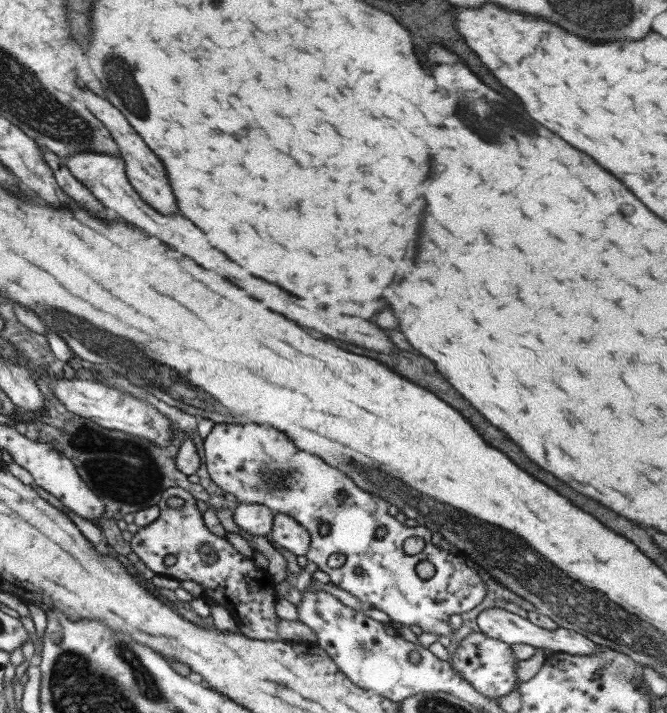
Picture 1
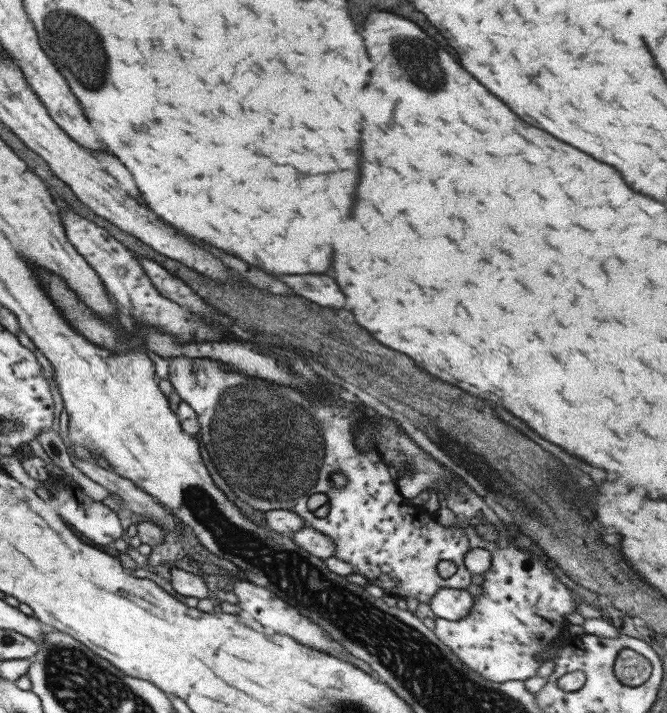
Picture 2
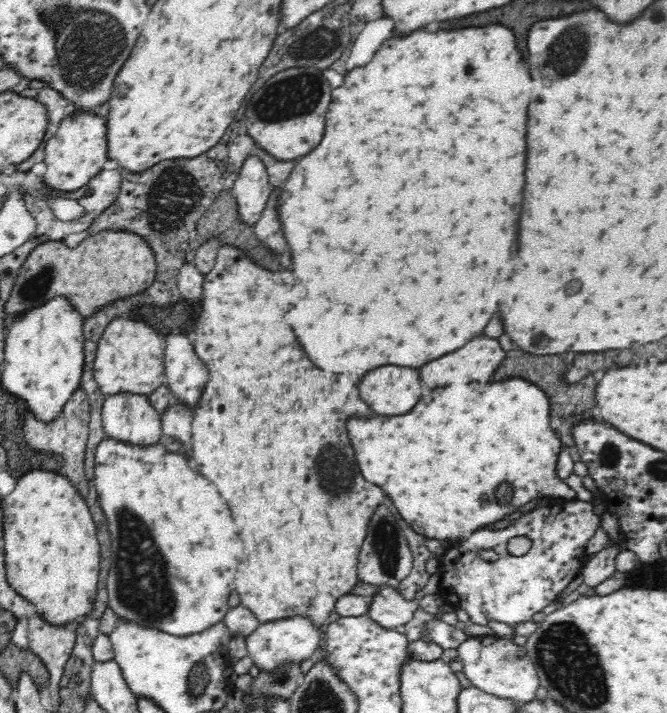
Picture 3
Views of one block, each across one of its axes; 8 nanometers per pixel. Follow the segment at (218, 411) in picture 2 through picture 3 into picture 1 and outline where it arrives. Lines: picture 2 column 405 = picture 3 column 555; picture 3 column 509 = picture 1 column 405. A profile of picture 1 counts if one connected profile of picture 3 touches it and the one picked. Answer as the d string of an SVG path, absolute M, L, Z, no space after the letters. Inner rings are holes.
M215 424L213 430L207 434L207 438L203 442L203 448L205 448L203 464L205 464L211 480L223 492L237 496L239 504L267 506L273 512L285 512L293 520L297 520L311 536L309 550L305 554L307 562L315 562L321 572L327 572L329 574L329 584L349 592L361 604L385 612L391 618L391 622L395 620L395 622L401 622L405 626L419 626L423 632L431 632L437 638L445 636L445 638L451 640L455 630L449 628L449 616L467 612L483 600L483 596L485 596L483 582L479 580L475 570L465 566L465 558L459 552L453 558L453 556L449 556L449 552L439 550L437 546L433 546L429 542L431 532L427 528L421 528L421 526L419 528L405 528L401 522L397 522L393 516L387 514L389 504L385 500L381 500L381 498L377 498L369 492L363 492L361 488L357 488L353 484L353 480L345 478L333 466L323 464L317 456L297 450L281 432L267 430L267 428L255 426L255 424L249 424L249 426L221 426L221 424ZM337 494L345 494L343 500L339 500ZM319 524L327 524L327 534L325 536L319 534ZM379 526L387 528L387 534L385 534L383 540L375 538L375 530ZM407 538L421 538L425 542L425 548L415 556L407 556L403 552L403 542ZM331 554L345 554L343 568L333 570L333 568L327 566L327 558ZM421 560L427 560L435 566L437 572L433 574L433 578L421 580L415 574L415 566ZM355 570L361 570L361 574L357 574Z

